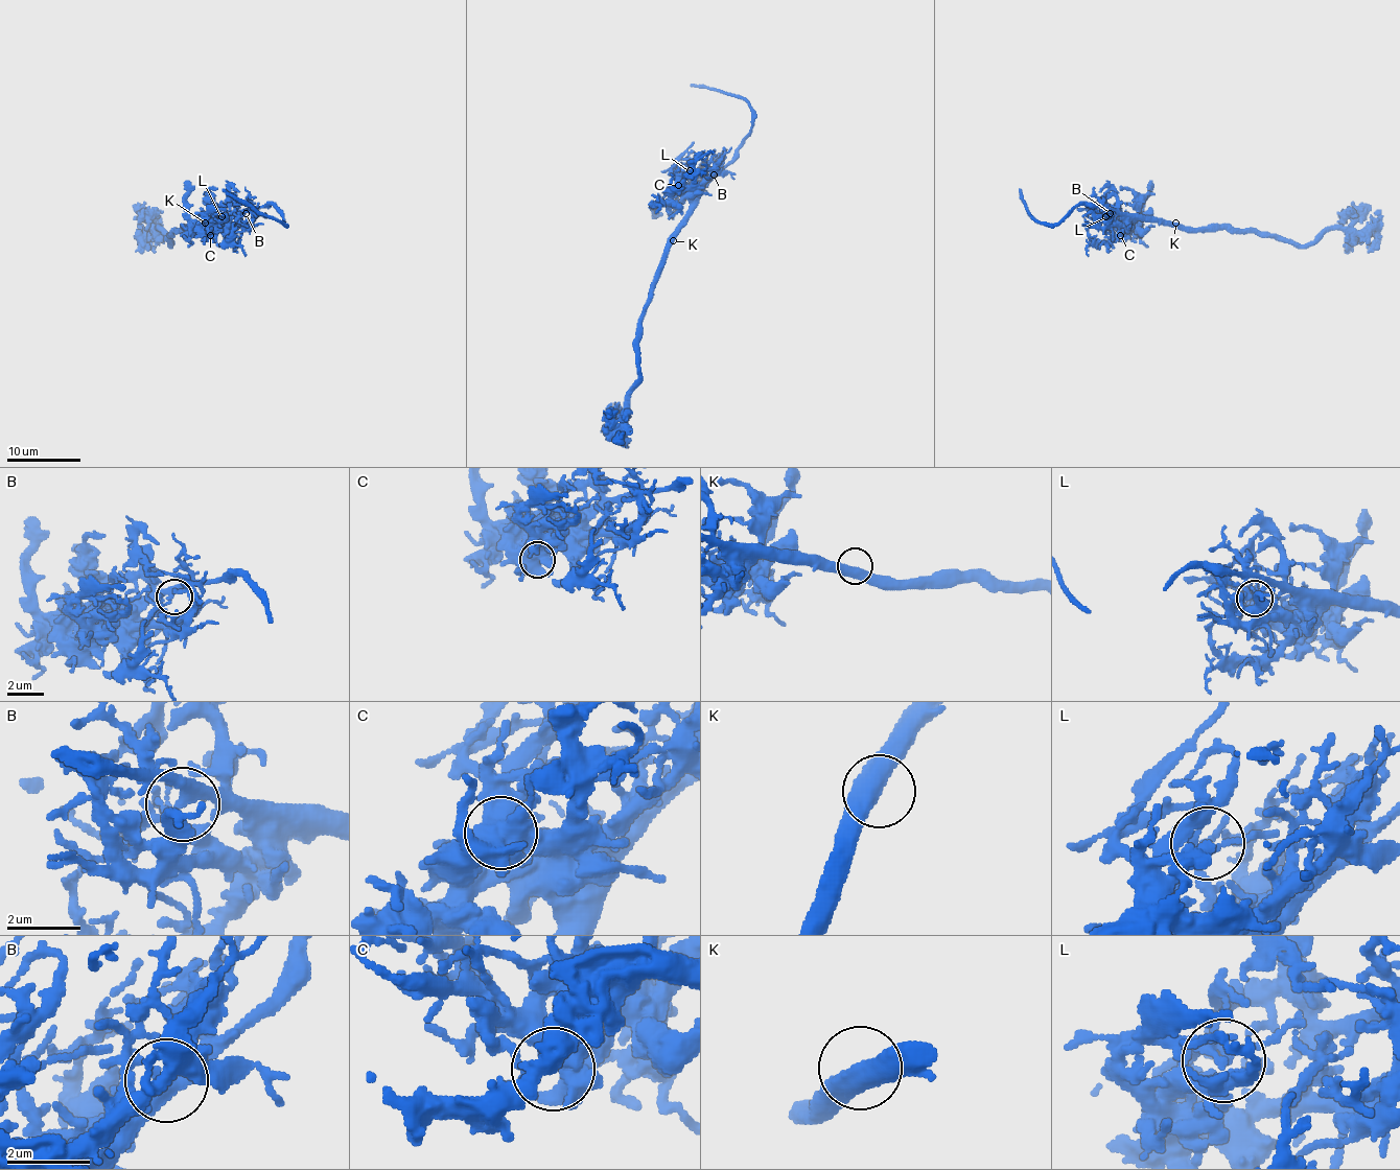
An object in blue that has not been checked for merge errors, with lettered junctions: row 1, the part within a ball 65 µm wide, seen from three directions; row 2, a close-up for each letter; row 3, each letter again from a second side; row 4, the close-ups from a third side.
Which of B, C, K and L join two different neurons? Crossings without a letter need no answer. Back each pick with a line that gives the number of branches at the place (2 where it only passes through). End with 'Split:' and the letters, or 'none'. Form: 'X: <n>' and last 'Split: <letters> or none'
Split: none

